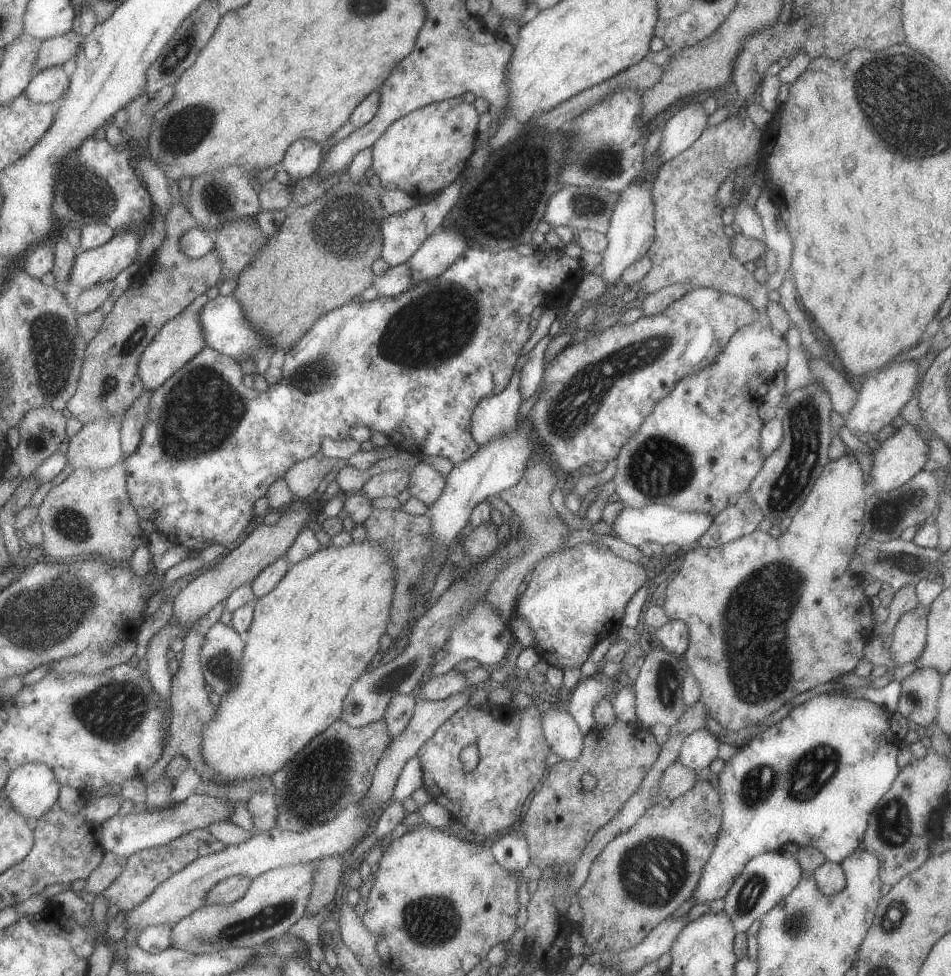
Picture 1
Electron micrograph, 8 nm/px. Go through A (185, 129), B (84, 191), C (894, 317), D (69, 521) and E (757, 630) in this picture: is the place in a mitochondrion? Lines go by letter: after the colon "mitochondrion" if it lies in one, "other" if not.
A: mitochondrion
B: mitochondrion
C: other
D: mitochondrion
E: mitochondrion

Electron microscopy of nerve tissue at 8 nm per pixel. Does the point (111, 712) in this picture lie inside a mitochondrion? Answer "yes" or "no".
yes

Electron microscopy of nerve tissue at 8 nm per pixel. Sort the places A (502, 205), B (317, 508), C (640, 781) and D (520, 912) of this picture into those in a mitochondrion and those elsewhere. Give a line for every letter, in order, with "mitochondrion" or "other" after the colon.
A: mitochondrion
B: other
C: other
D: other

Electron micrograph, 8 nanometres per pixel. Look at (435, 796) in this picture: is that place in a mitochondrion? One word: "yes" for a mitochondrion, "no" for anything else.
no

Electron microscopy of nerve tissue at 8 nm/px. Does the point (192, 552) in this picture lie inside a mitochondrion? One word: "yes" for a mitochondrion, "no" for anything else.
no

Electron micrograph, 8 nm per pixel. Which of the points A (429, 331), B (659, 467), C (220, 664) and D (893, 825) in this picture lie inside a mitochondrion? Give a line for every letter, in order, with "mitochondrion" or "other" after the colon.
A: mitochondrion
B: mitochondrion
C: mitochondrion
D: mitochondrion

